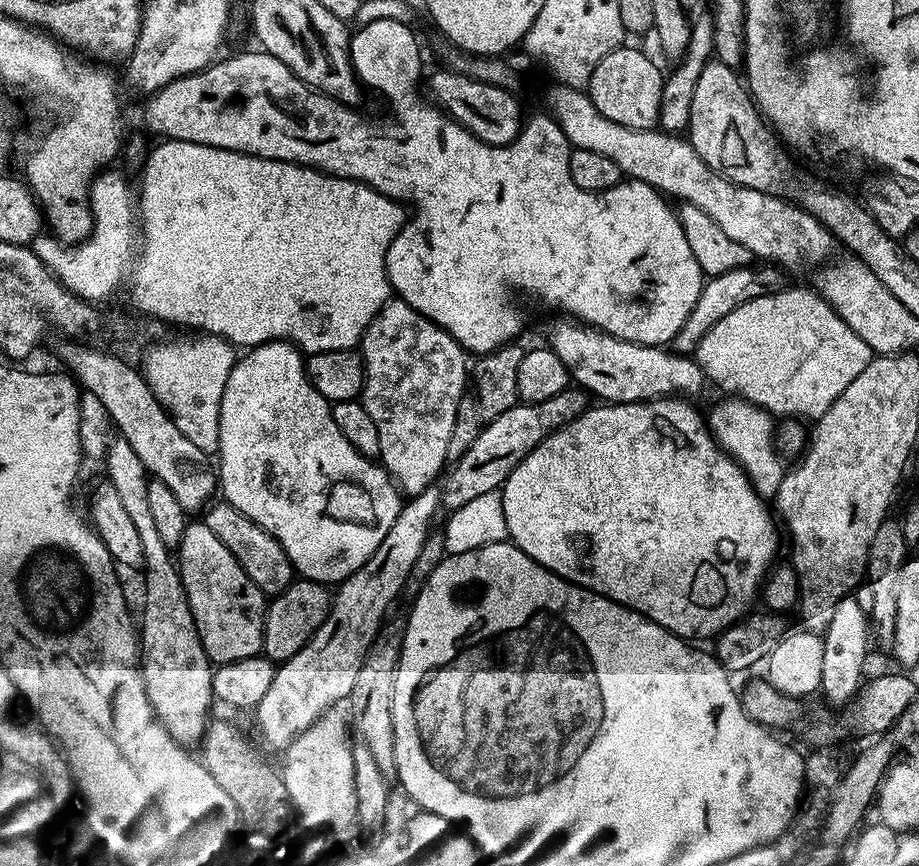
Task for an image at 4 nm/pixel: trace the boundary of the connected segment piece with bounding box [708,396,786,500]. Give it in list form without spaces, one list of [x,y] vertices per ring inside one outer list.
[[[732,396],[724,398],[711,416],[709,414],[708,424],[717,444],[738,461],[747,476],[751,478],[756,492],[766,500],[774,498],[782,484],[786,464],[783,464],[784,460],[776,445],[776,426],[771,413],[748,400]]]

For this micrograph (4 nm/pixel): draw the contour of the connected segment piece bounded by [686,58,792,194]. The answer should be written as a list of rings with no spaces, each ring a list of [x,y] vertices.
[[[718,58],[704,67],[694,86],[686,139],[699,158],[718,175],[742,187],[784,194],[792,180],[788,173],[788,160],[784,157],[785,149],[778,143],[764,117],[756,111],[741,77],[732,72],[735,72],[733,65],[724,64]]]

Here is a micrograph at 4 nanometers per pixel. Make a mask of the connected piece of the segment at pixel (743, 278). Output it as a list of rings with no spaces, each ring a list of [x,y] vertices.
[[[760,262],[747,268],[726,270],[726,274],[718,274],[705,279],[704,288],[698,294],[698,302],[694,306],[694,310],[690,310],[690,318],[686,318],[686,322],[682,322],[682,330],[678,330],[678,334],[671,342],[671,351],[681,354],[695,353],[702,338],[719,320],[726,318],[726,314],[730,314],[730,310],[738,310],[738,306],[742,306],[742,302],[750,302],[754,298],[762,298],[769,296],[772,292],[781,291],[786,284],[784,276],[786,276],[785,269],[775,263]]]

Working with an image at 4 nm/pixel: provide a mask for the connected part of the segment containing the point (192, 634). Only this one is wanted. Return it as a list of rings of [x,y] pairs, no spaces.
[[[117,435],[111,441],[106,455],[107,462],[107,483],[114,486],[122,502],[122,510],[126,510],[126,514],[133,519],[138,536],[142,538],[144,613],[138,616],[138,640],[142,645],[142,671],[146,692],[160,724],[166,726],[166,730],[178,743],[196,746],[203,741],[210,719],[208,711],[211,710],[212,704],[214,705],[214,665],[208,659],[196,632],[196,623],[173,549],[168,548],[166,542],[162,542],[150,505],[146,503],[149,472],[142,466],[138,454],[134,454],[134,446],[130,446],[128,439],[122,435]]]

